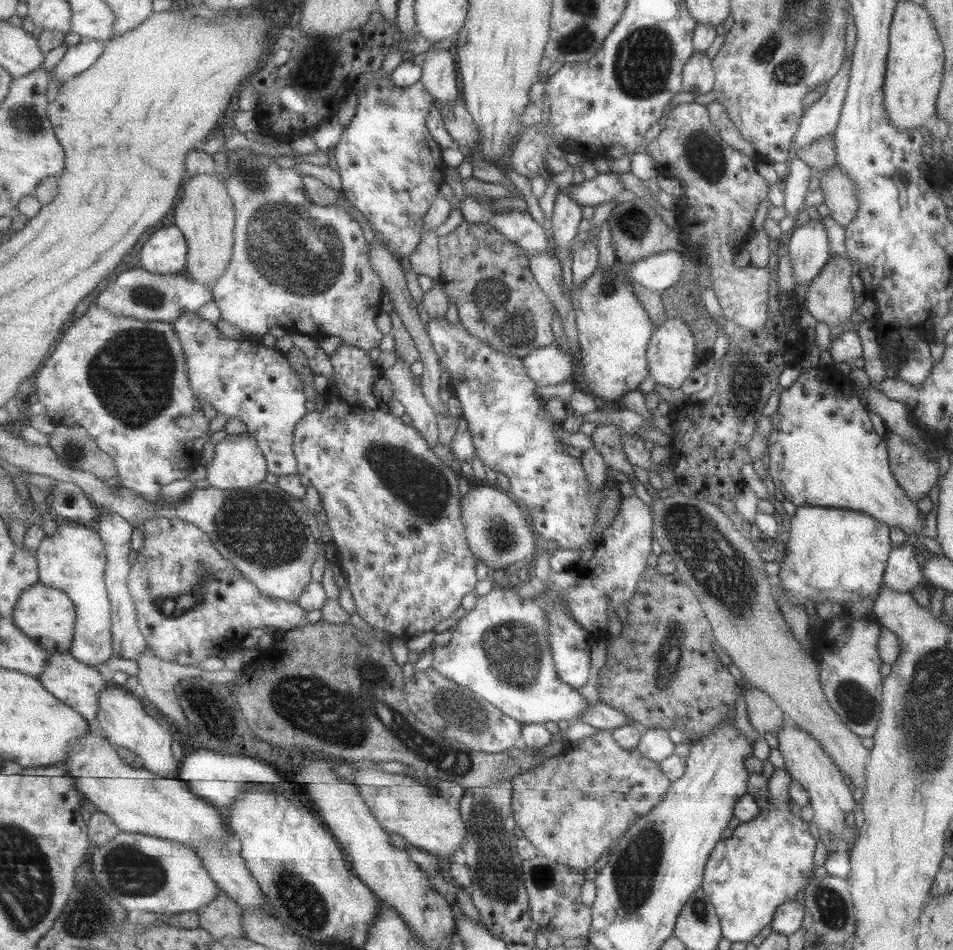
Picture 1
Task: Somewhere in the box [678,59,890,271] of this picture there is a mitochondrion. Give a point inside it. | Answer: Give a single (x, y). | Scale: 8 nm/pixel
(704, 154)

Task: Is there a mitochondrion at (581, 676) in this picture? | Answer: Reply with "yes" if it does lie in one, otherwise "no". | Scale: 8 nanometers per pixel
no

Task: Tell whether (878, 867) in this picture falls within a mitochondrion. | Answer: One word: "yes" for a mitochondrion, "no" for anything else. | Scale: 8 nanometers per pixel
no

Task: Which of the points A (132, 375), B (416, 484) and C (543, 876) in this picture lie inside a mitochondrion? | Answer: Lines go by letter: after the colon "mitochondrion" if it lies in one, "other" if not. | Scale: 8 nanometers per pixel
A: mitochondrion
B: mitochondrion
C: mitochondrion

